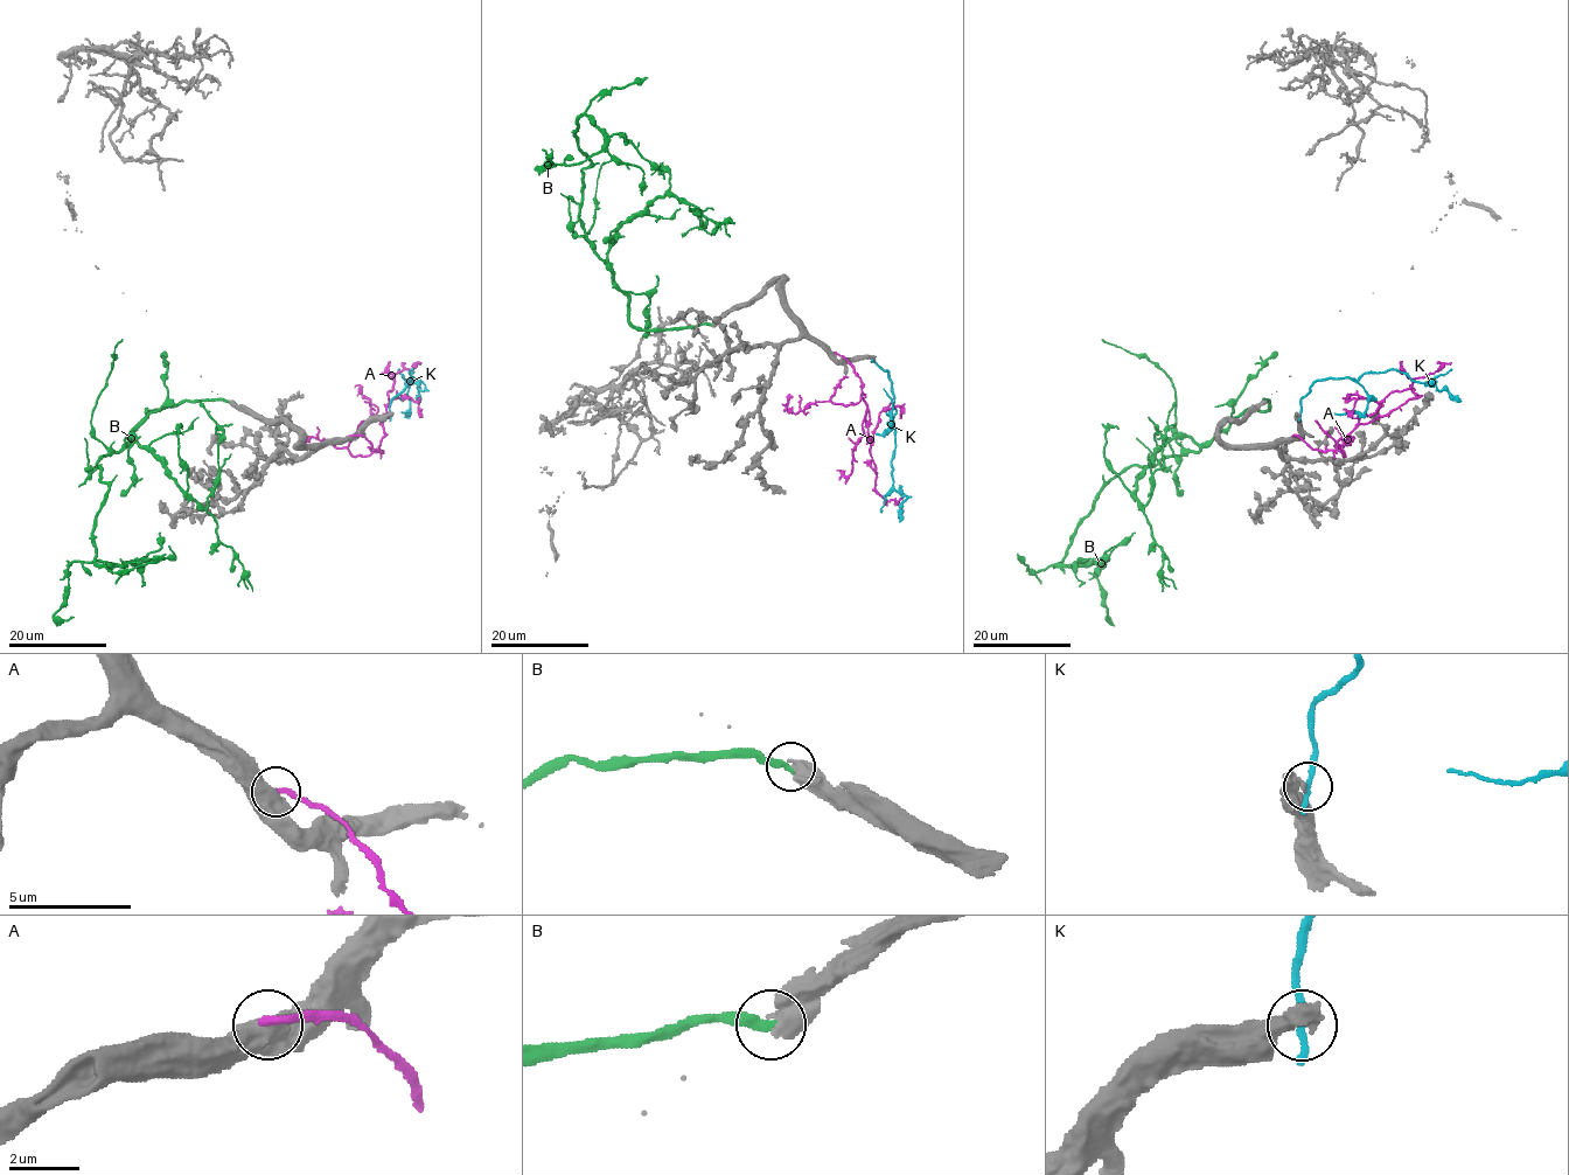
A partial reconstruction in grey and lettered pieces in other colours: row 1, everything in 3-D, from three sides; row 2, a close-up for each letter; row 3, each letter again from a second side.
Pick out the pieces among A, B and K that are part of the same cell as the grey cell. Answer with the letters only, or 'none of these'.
none of these

